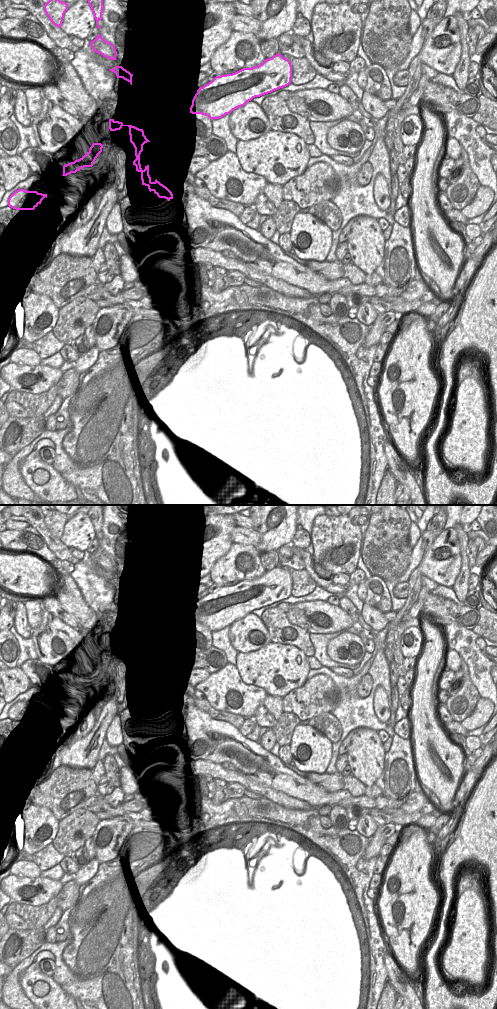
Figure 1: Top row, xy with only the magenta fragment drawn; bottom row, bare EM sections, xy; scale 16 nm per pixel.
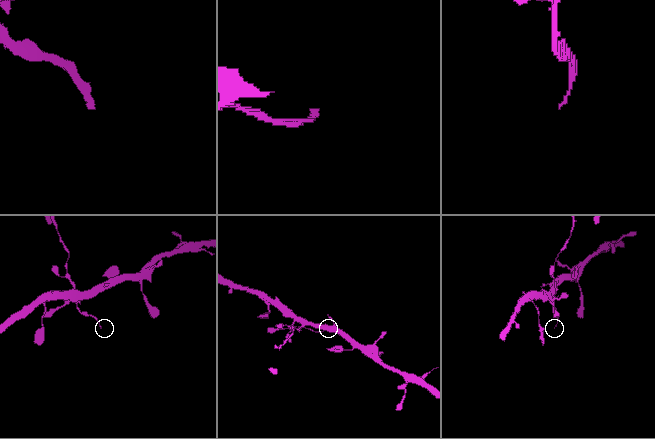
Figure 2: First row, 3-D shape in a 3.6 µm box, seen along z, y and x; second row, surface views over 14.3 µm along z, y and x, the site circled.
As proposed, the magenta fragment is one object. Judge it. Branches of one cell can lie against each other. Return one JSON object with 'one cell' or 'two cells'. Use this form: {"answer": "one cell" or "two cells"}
{"answer": "two cells"}

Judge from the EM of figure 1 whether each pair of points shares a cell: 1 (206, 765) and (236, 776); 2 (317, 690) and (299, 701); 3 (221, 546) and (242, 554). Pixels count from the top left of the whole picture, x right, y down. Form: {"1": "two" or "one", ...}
{"1": "one", "2": "one", "3": "two"}

